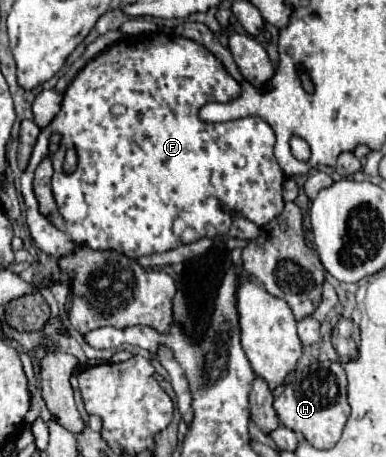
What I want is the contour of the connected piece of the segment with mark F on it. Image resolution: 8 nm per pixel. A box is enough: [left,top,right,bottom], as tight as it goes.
[21,32,285,258]

